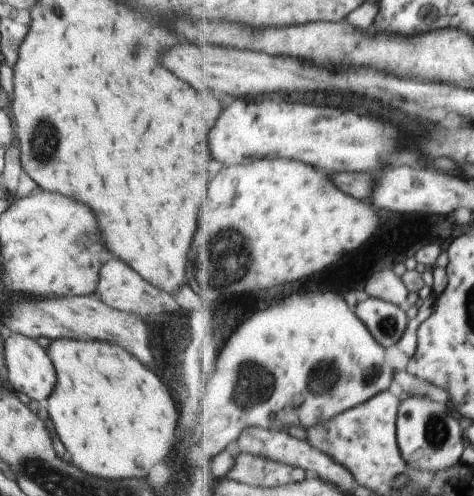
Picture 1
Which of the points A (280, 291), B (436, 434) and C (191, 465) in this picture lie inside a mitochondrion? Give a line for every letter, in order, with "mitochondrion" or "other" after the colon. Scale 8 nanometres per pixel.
A: other
B: mitochondrion
C: other

